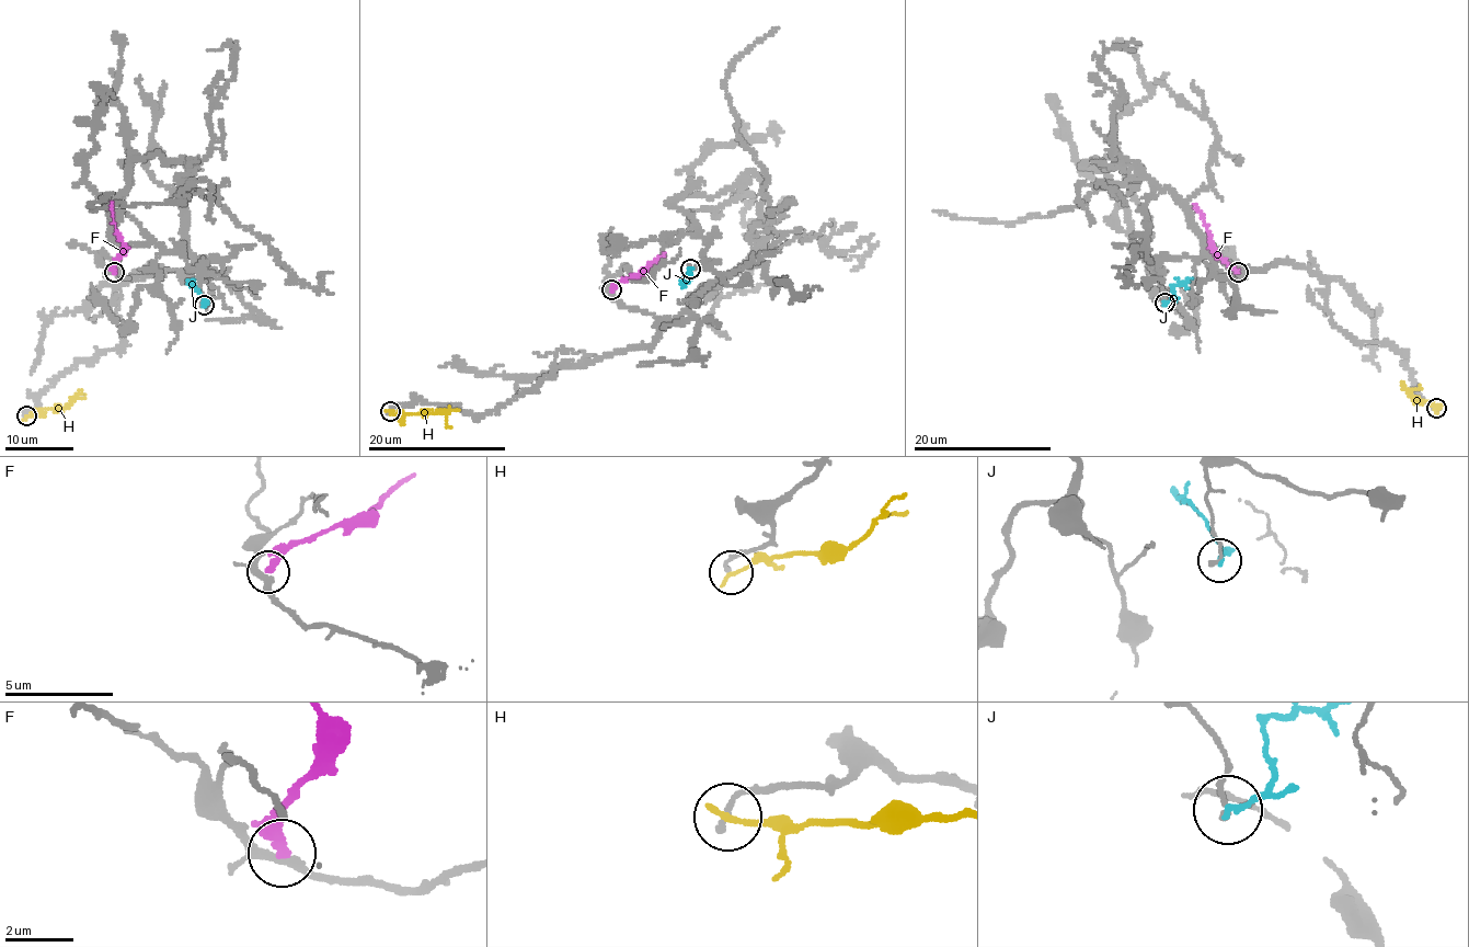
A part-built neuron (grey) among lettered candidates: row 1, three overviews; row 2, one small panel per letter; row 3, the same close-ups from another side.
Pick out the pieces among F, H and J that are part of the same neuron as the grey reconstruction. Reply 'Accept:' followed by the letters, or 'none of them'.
Accept: none of them

